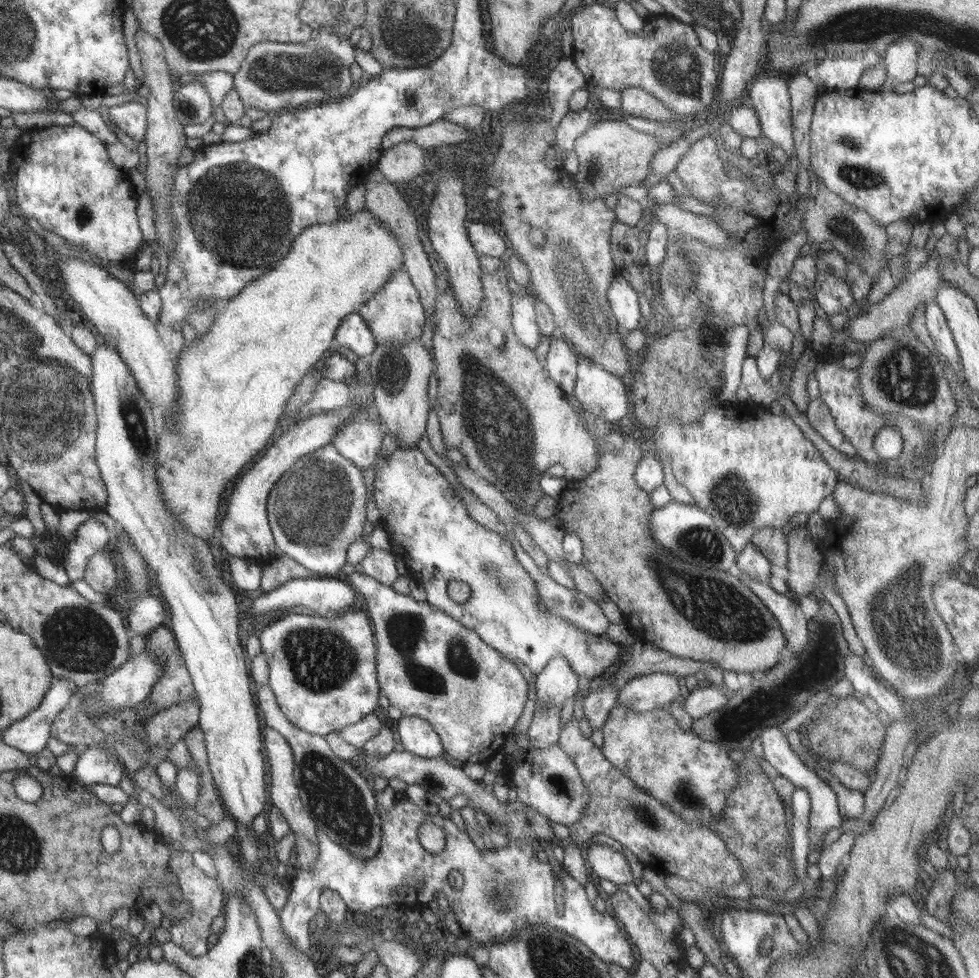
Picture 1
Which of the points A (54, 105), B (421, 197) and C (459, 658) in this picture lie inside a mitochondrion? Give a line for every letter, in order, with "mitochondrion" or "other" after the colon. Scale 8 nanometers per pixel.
A: other
B: other
C: mitochondrion

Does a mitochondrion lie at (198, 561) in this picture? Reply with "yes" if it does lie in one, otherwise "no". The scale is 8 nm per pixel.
yes

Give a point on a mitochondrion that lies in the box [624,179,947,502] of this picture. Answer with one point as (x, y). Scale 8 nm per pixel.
(904, 374)

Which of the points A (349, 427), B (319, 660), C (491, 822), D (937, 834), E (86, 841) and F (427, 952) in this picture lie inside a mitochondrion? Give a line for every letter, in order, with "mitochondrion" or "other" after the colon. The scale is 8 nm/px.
A: other
B: mitochondrion
C: other
D: other
E: other
F: other

